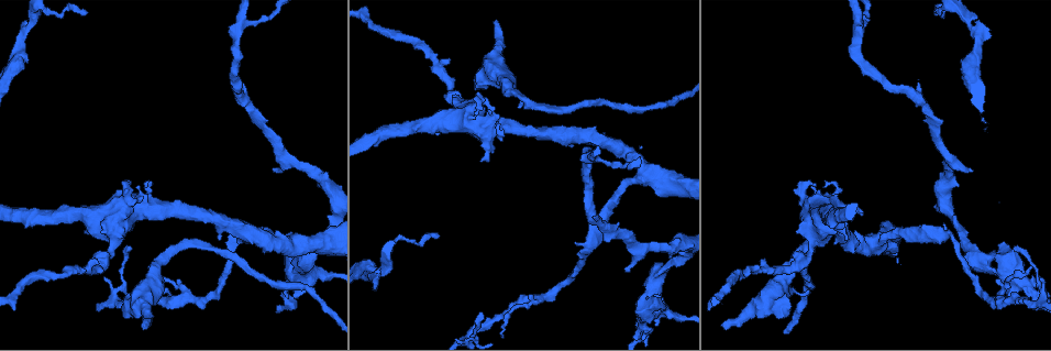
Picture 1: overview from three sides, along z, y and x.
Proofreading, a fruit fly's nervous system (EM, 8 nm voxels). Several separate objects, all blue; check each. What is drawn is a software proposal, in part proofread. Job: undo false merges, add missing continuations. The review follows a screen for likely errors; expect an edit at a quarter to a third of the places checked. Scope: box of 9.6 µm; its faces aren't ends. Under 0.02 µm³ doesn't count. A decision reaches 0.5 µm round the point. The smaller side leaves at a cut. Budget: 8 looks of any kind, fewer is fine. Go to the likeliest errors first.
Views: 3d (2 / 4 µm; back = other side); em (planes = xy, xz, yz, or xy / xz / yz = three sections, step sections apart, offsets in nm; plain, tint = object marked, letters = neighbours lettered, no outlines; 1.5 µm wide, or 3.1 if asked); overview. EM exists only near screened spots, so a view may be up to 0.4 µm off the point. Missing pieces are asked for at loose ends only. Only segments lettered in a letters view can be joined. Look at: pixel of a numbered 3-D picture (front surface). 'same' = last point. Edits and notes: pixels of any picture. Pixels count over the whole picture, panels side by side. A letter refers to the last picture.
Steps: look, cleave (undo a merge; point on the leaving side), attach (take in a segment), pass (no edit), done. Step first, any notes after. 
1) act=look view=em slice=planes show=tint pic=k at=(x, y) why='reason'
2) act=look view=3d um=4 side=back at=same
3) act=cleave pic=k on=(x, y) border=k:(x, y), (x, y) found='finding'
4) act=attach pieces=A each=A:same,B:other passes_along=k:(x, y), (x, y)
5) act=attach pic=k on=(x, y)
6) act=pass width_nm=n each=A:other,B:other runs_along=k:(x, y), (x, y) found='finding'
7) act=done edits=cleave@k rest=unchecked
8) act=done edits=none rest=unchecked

act=look view=em slice=yz step=8 show=tint pic=1 at=(723, 323) why='branch stops here'

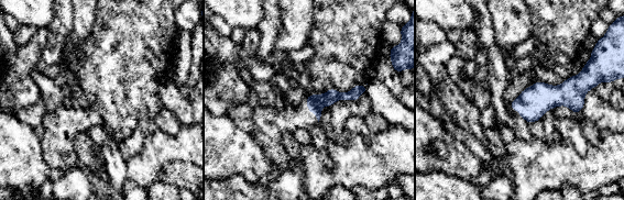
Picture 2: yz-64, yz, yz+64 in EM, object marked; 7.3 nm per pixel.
act=look view=em slice=planes show=tint at=same

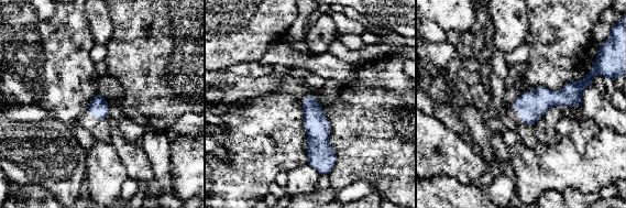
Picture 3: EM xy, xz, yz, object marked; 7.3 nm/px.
act=look view=em slice=planes show=letters at=same why='see the neighbours'

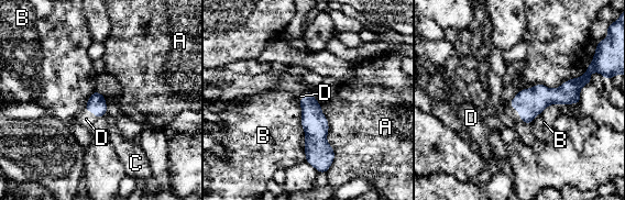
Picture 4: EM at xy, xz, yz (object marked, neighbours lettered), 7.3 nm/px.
act=attach pic=4 on=(510, 117) width_nm=130 each=A:other,B:other,C:other,D:same found='it goes on there'

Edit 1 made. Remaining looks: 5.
act=look view=em slice=planes show=tint pic=1 at=(978, 42) why='calibre changes'

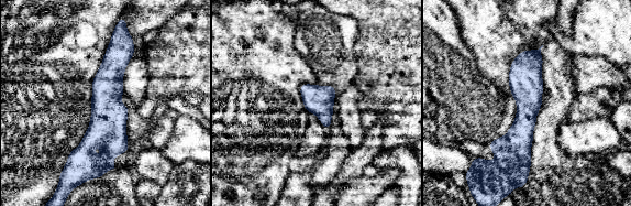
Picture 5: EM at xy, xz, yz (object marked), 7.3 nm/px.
act=look view=em slice=planes show=letters at=same why='what lies round it'

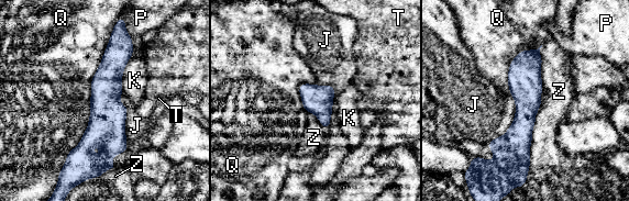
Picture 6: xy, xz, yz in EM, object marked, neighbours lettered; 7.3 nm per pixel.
act=pass each=J:other,K:other,P:other,Q:other,T:other,Z:other runs_along=6:(117, 36), (99, 167) found='one cell here'

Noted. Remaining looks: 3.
act=look view=em slice=xz step=8 show=letters pic=1 at=(859, 209) why='stops while still wide'

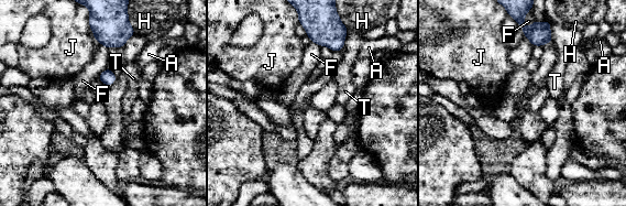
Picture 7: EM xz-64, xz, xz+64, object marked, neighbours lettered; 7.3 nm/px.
act=pass each=A:other,F:other,H:other,J:other,T:other border=7:(530, 9), (525, 15), (527, 28) found='none of them fits'

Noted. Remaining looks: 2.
act=done edits=attach@4 rest=unchecked

